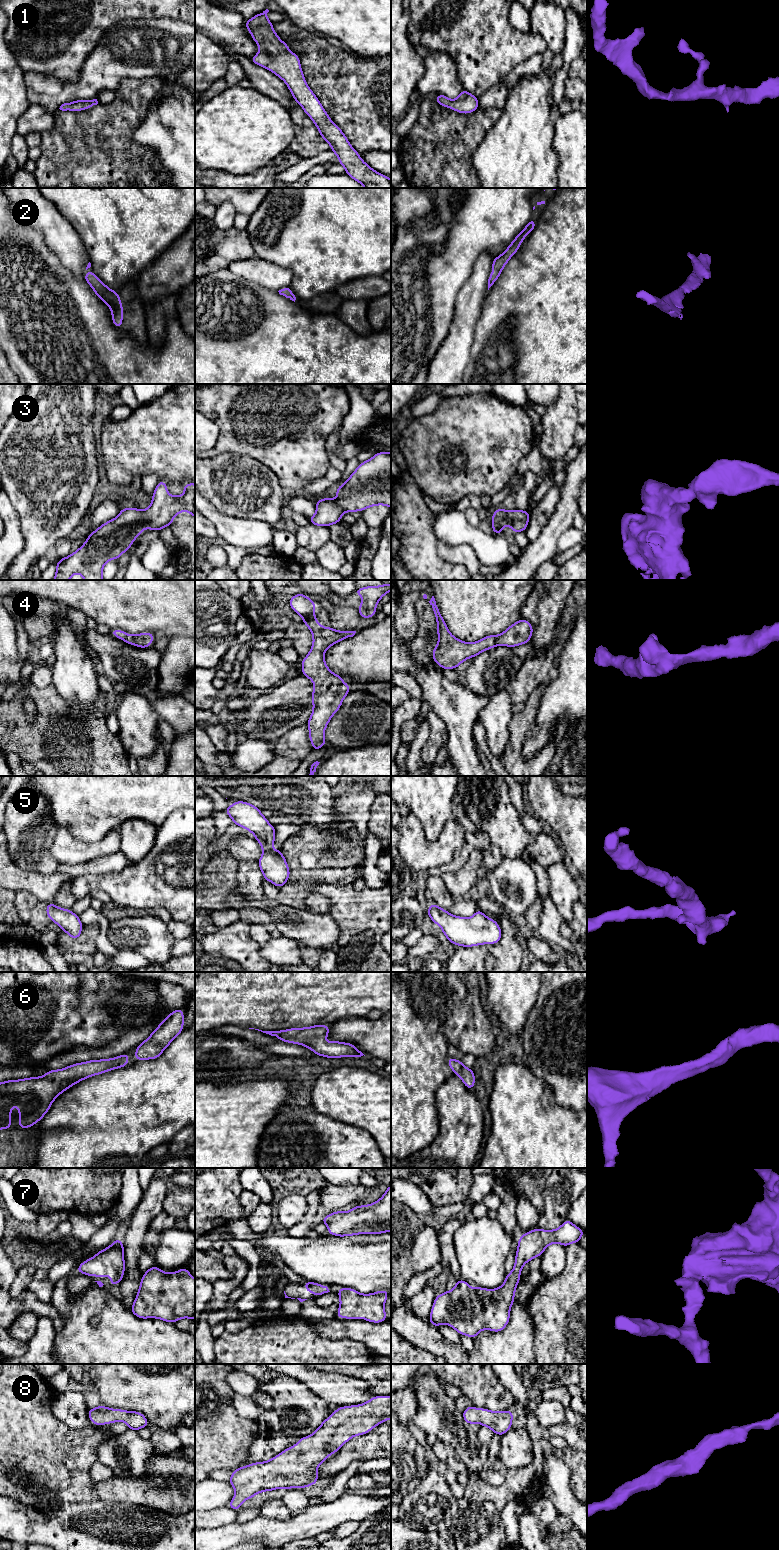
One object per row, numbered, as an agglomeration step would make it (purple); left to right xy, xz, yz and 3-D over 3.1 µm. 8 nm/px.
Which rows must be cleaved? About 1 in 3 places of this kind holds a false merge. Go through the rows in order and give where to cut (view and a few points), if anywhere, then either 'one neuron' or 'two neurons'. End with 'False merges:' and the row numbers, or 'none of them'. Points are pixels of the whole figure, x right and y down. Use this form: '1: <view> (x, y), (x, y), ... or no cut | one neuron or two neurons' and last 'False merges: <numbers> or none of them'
1: no cut | one neuron
2: no cut | one neuron
3: no cut | one neuron
4: no cut | one neuron
5: no cut | one neuron
6: no cut | one neuron
7: no cut | one neuron
8: no cut | one neuron
False merges: none of them

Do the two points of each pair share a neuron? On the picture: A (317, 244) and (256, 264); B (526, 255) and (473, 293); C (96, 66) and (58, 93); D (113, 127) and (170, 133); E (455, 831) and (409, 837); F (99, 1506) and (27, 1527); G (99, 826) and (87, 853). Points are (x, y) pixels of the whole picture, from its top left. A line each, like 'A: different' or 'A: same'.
A: different
B: different
C: same
D: different
E: same
F: same
G: different

